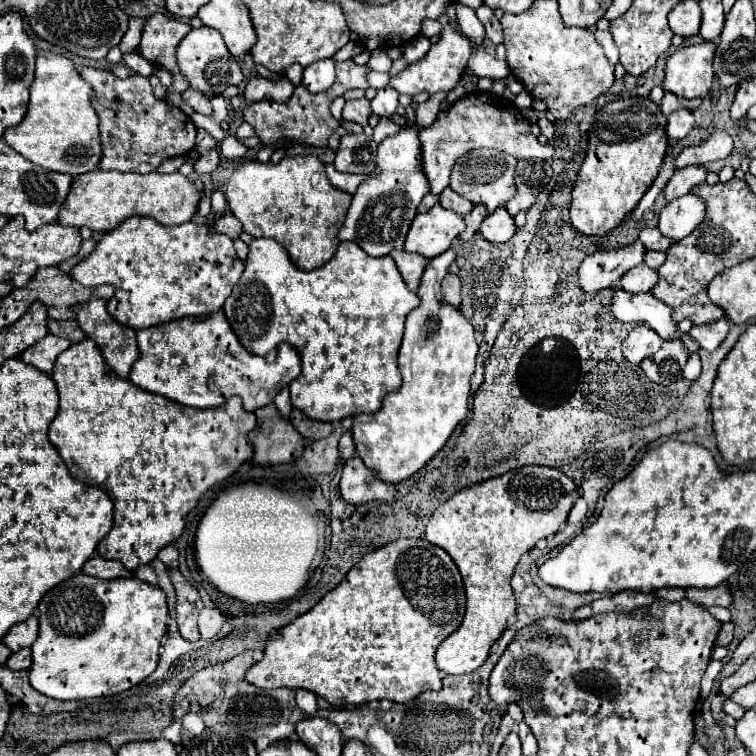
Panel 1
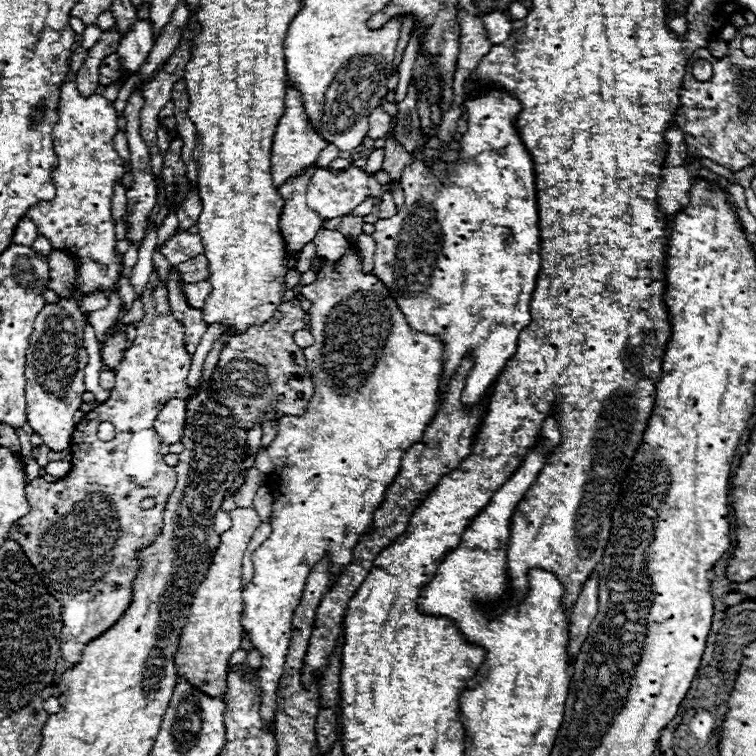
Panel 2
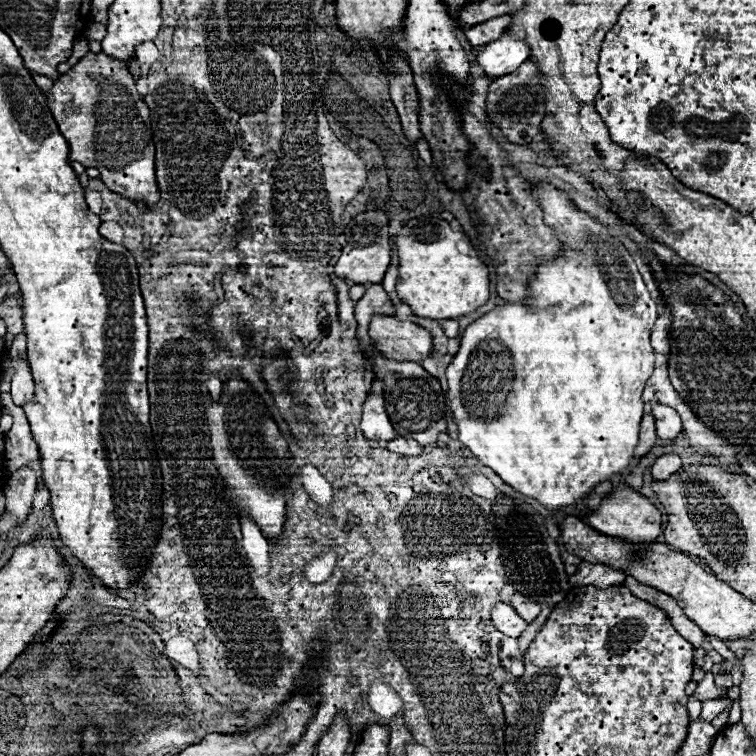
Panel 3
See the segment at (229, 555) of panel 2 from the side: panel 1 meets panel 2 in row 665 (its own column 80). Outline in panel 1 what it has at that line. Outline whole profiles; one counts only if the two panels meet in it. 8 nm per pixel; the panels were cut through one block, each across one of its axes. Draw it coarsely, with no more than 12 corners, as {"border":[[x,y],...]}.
{"border":[[180,172],[72,178],[58,224],[108,232],[130,216],[190,222]]}

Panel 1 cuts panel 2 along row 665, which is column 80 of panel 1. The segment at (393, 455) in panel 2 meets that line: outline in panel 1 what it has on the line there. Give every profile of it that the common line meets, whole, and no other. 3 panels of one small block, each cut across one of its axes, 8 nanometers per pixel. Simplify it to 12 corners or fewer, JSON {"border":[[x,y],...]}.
{"border":[[128,218],[70,276],[130,328],[222,308],[244,272],[210,226]]}

